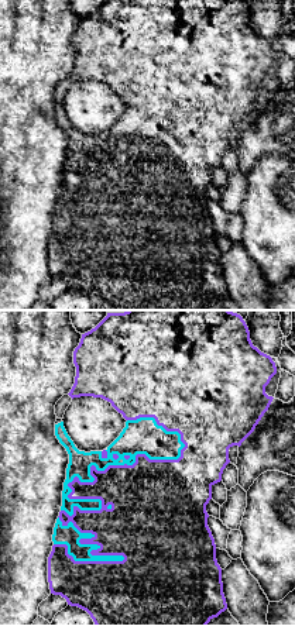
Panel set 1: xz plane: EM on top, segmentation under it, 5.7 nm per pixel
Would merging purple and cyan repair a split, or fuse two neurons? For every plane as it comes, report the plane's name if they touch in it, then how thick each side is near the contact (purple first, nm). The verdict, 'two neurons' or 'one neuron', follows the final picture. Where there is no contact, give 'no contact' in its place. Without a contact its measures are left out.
meets purple in xz; 300 nm thick on the purple side, 130 nm on the other

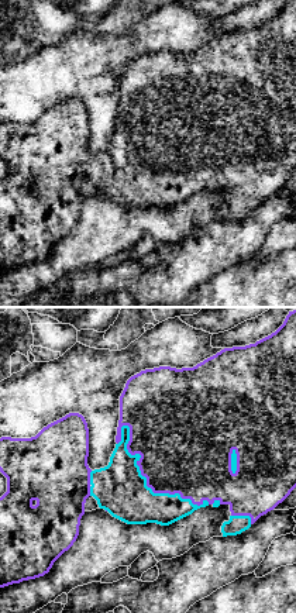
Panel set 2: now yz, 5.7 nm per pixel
meets purple in yz; 460 nm thick on the purple side, 300 nm on the other

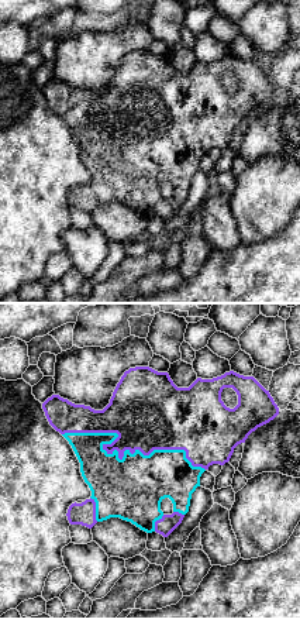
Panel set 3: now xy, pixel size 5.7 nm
meets purple in xy; 320 nm thick on the purple side, 360 nm on the other

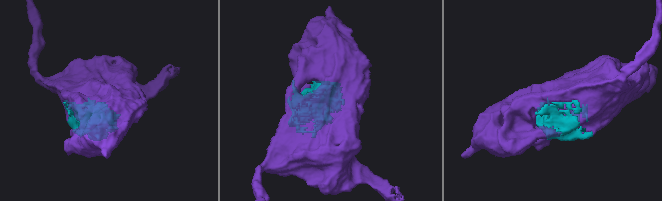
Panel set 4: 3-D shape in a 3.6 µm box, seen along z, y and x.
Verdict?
one neuron

